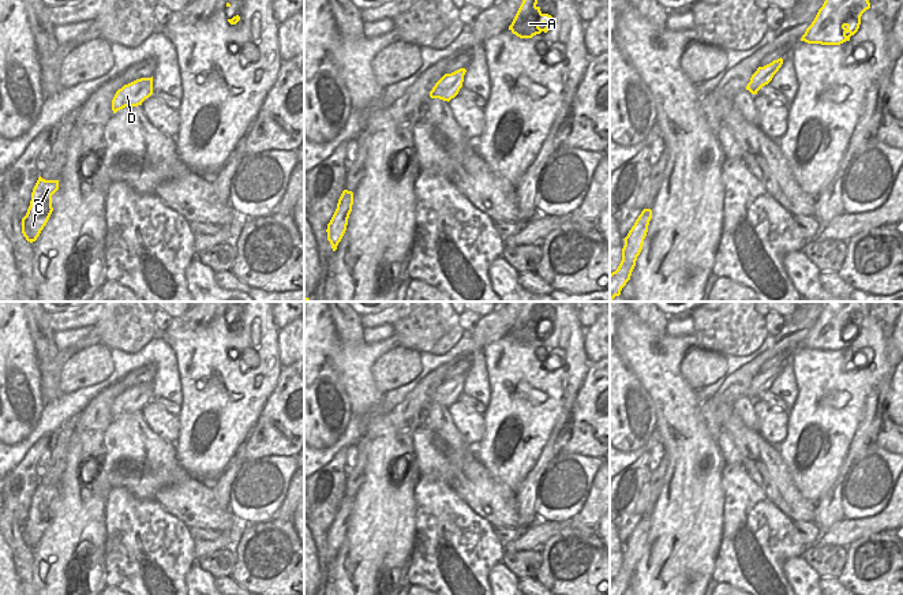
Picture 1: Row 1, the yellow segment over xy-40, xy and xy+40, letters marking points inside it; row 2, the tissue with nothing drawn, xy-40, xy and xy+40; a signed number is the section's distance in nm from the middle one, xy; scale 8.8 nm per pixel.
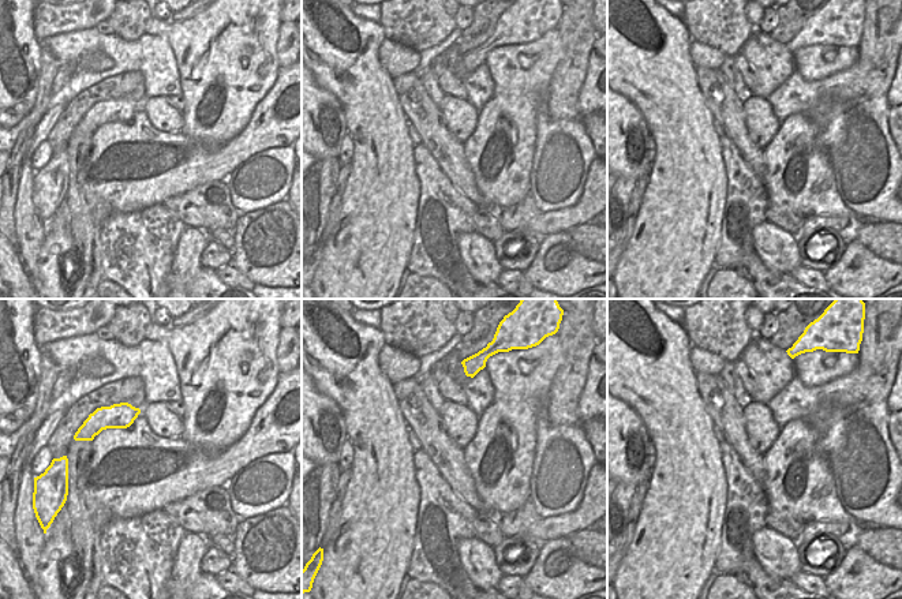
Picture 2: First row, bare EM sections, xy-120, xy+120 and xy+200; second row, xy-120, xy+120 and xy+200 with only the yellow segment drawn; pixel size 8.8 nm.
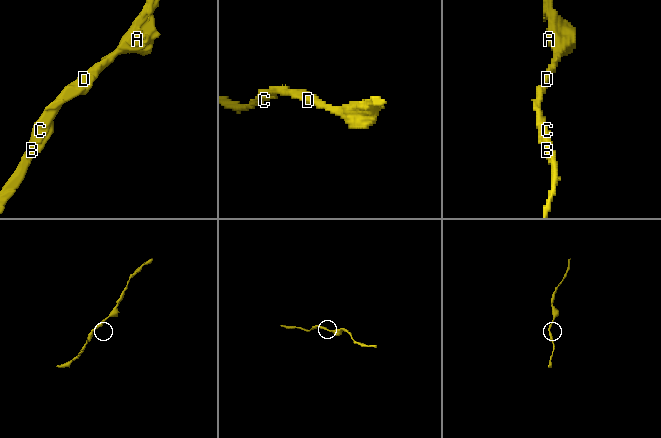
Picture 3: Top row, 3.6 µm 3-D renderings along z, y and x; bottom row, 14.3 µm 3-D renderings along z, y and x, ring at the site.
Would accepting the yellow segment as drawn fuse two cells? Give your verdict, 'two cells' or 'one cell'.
one cell

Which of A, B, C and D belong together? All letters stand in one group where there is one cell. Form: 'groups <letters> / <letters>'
groups A B C D

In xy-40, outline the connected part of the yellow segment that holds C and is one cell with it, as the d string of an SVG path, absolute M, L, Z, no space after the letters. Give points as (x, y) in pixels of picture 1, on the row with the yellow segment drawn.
M38 177L33 192L30 206L22 218L22 233L27 242L33 243L46 225L53 207L52 195L59 190L59 180L45 180Z

